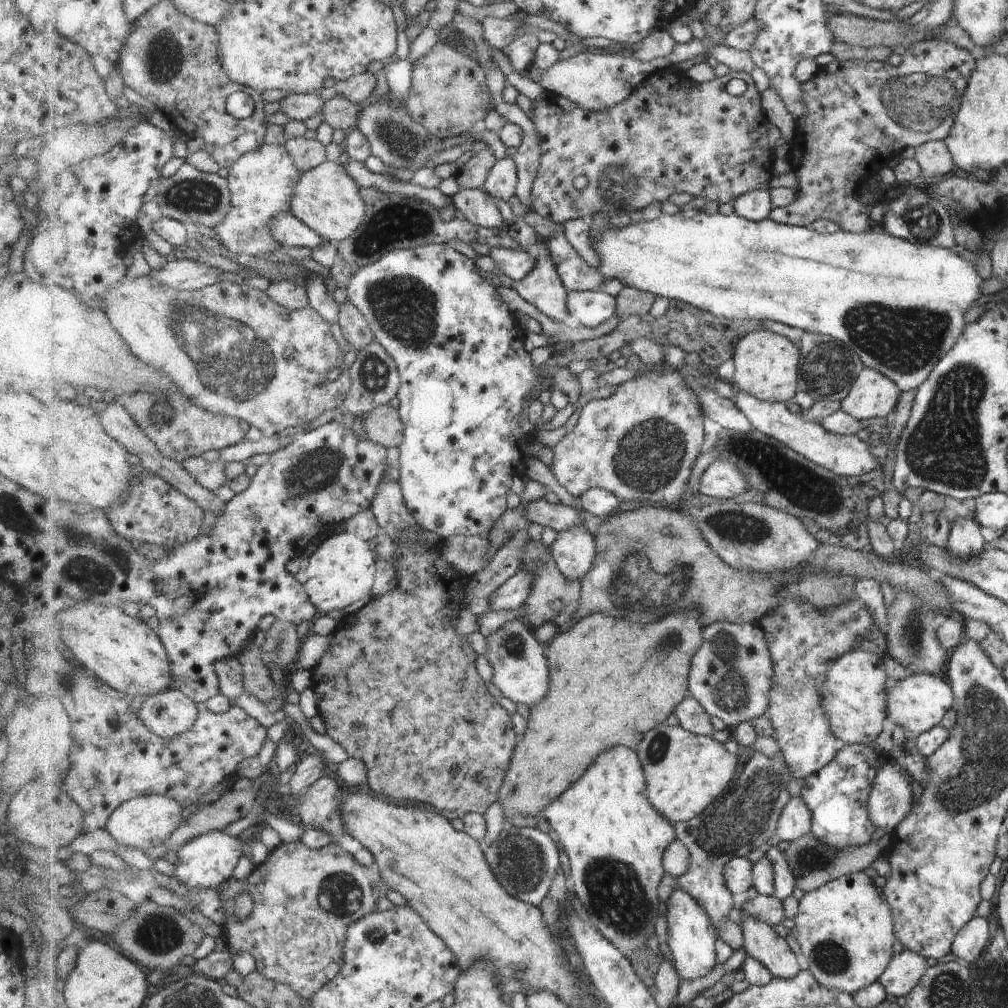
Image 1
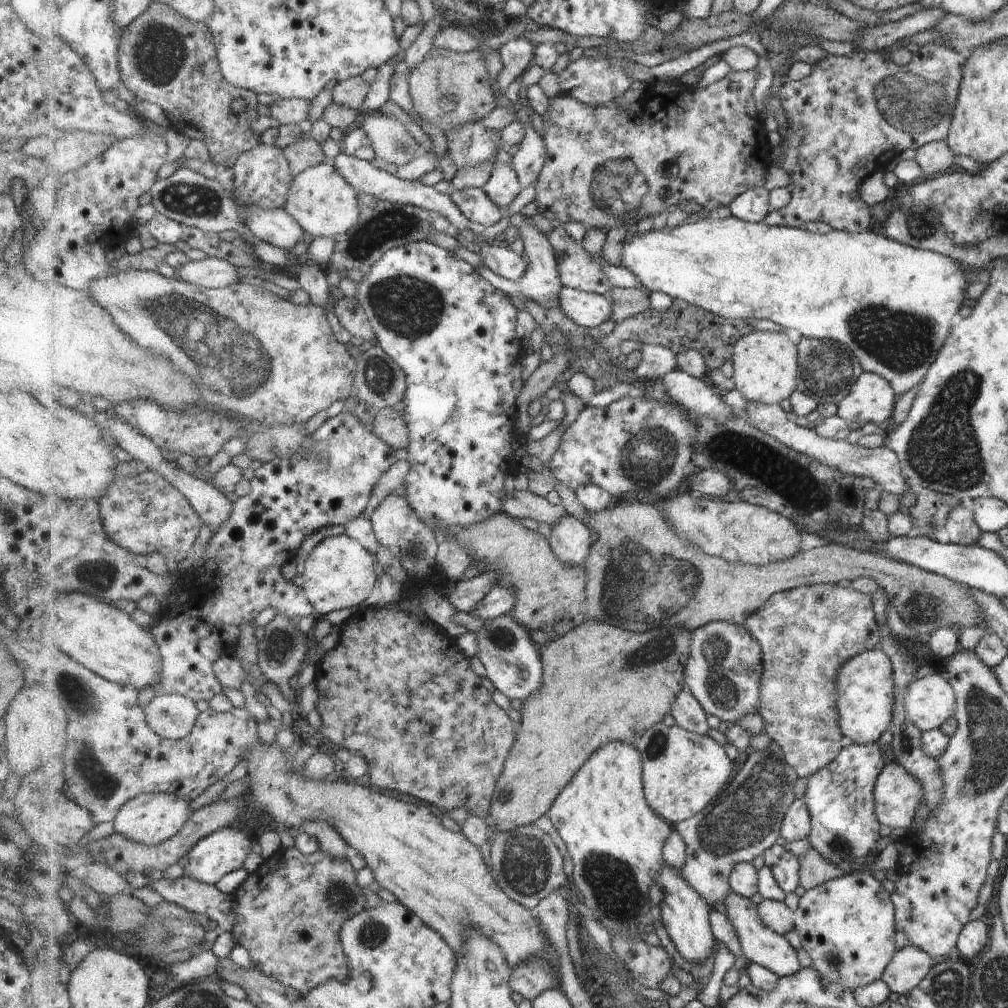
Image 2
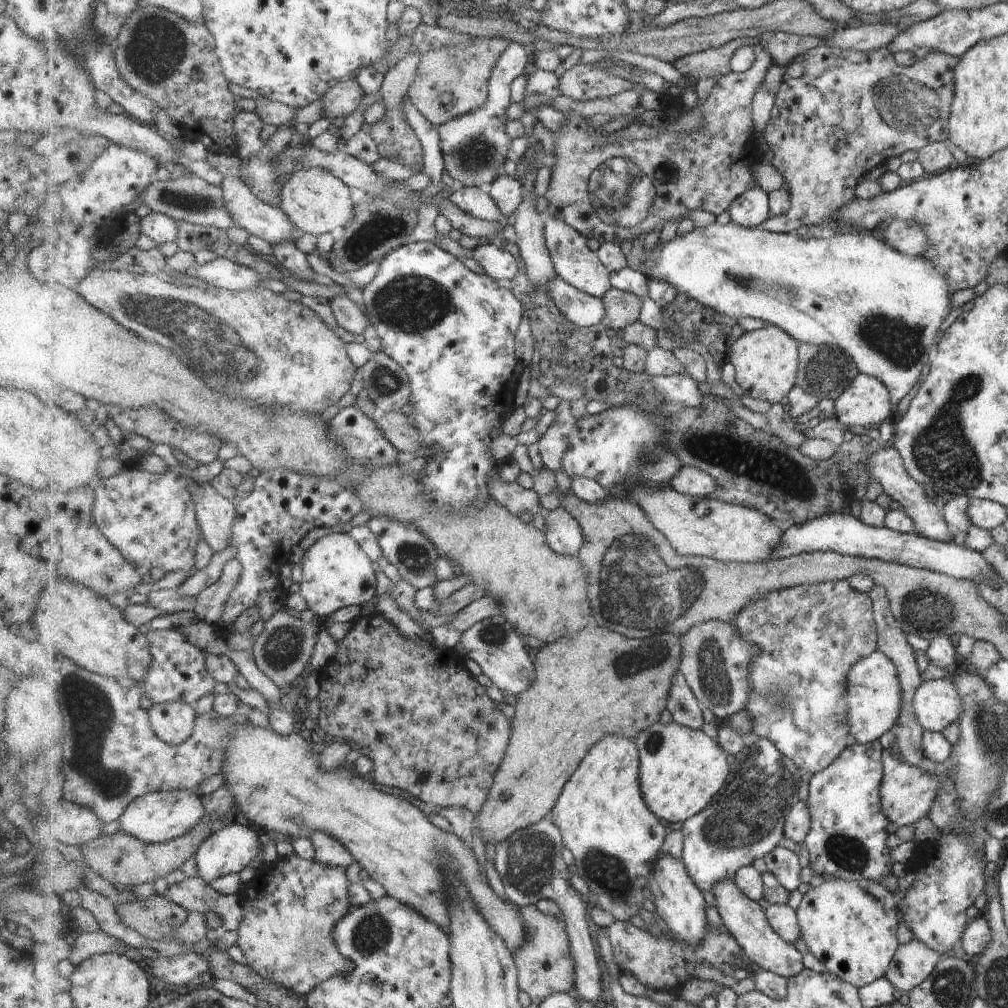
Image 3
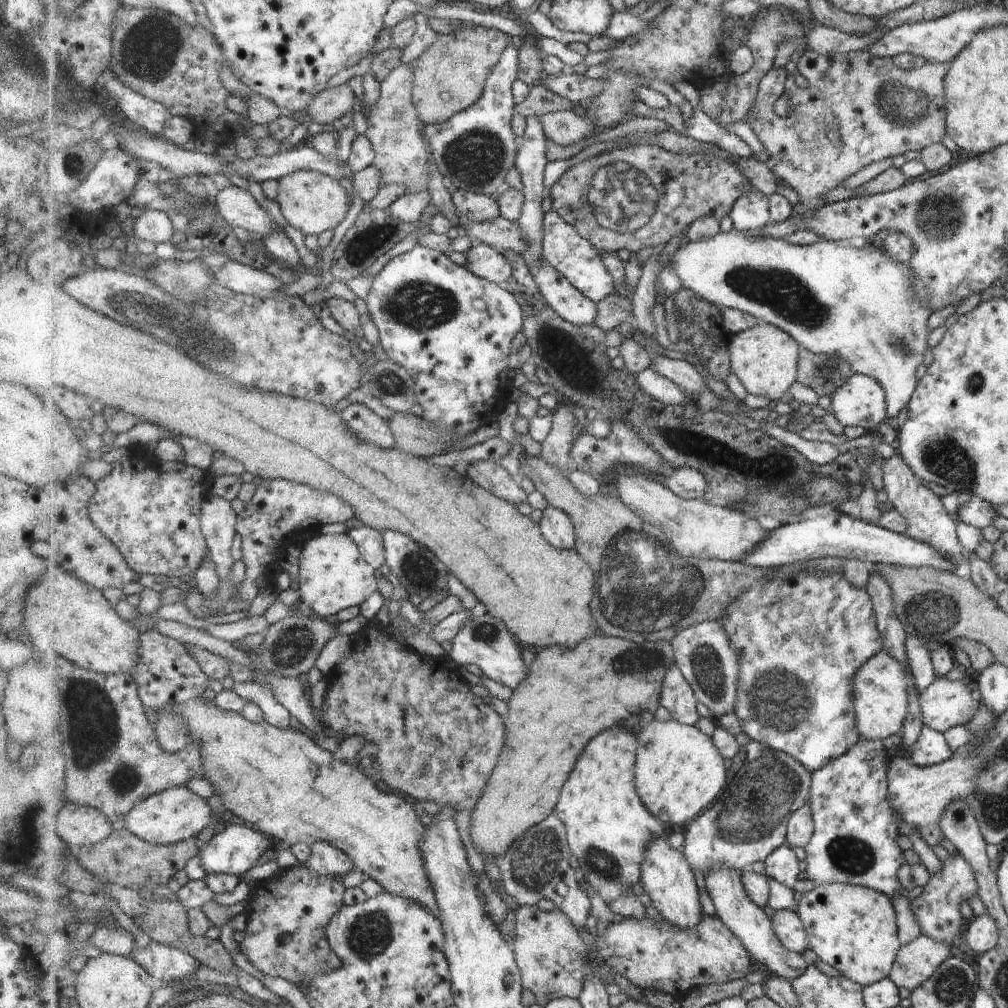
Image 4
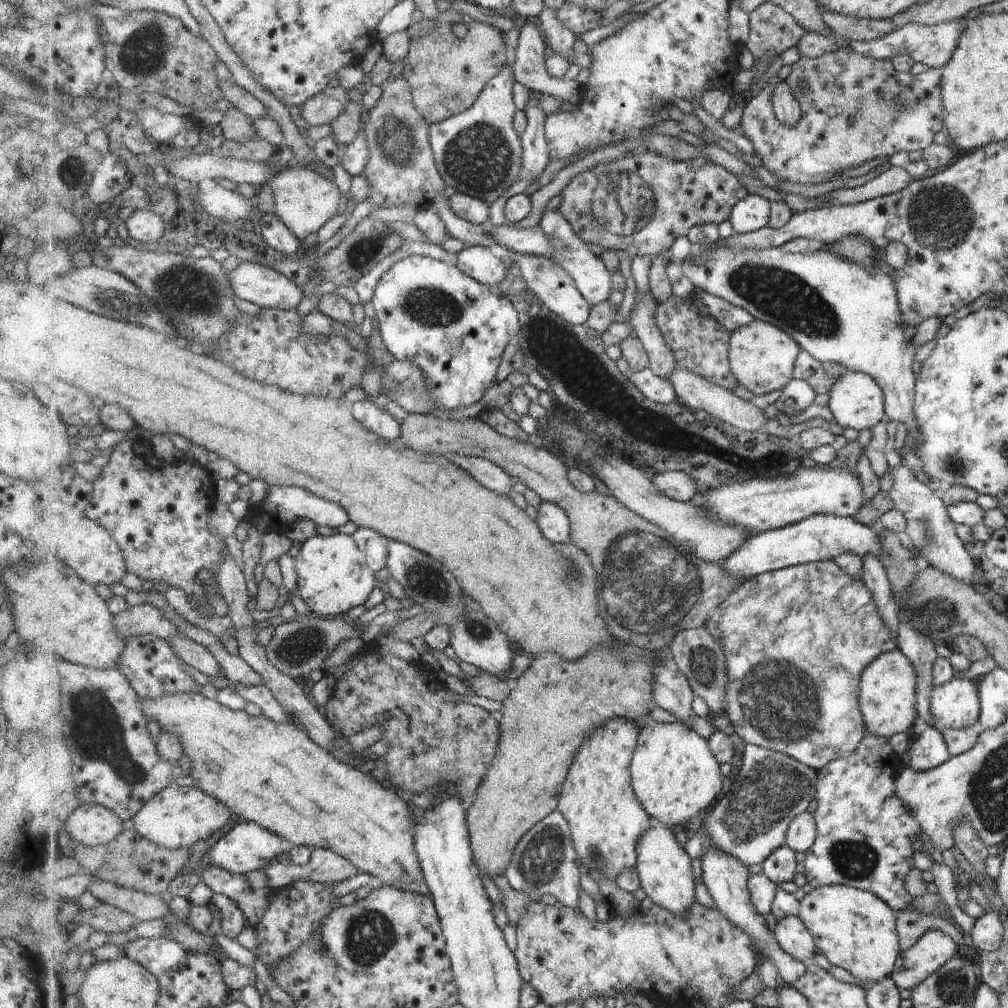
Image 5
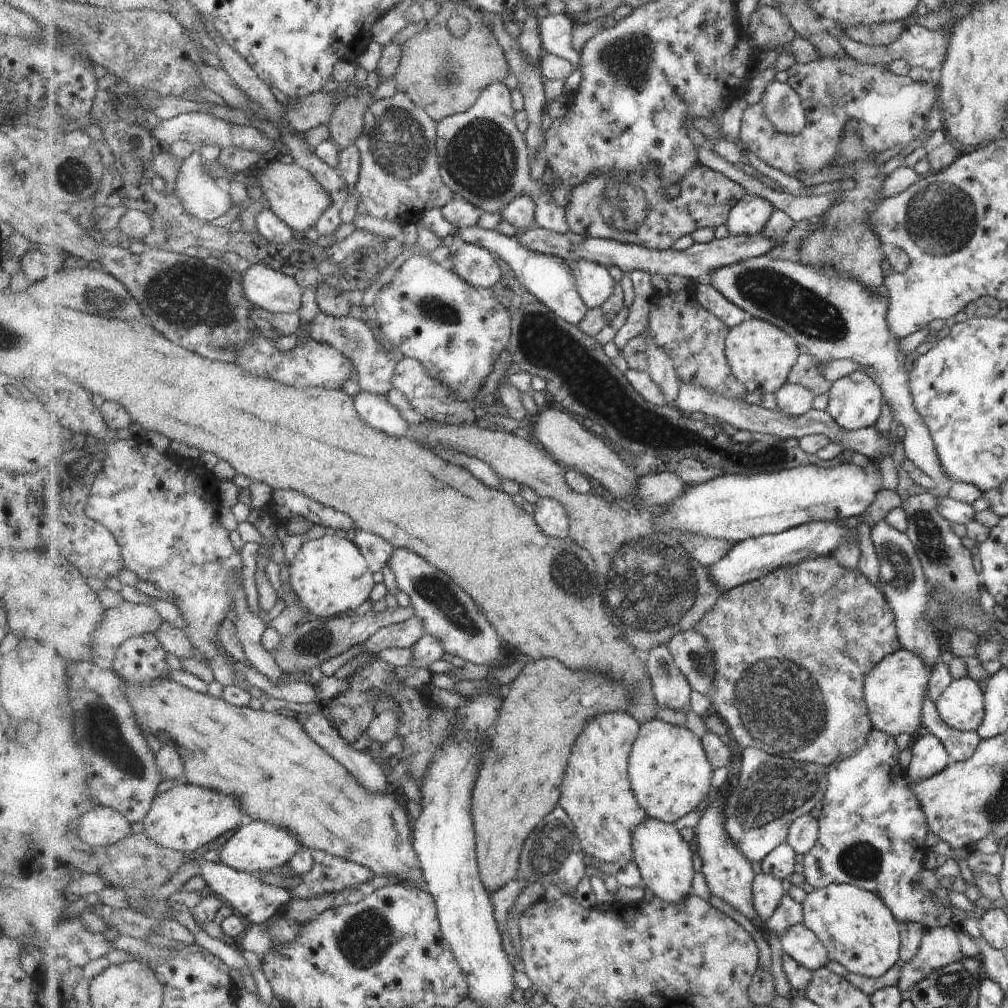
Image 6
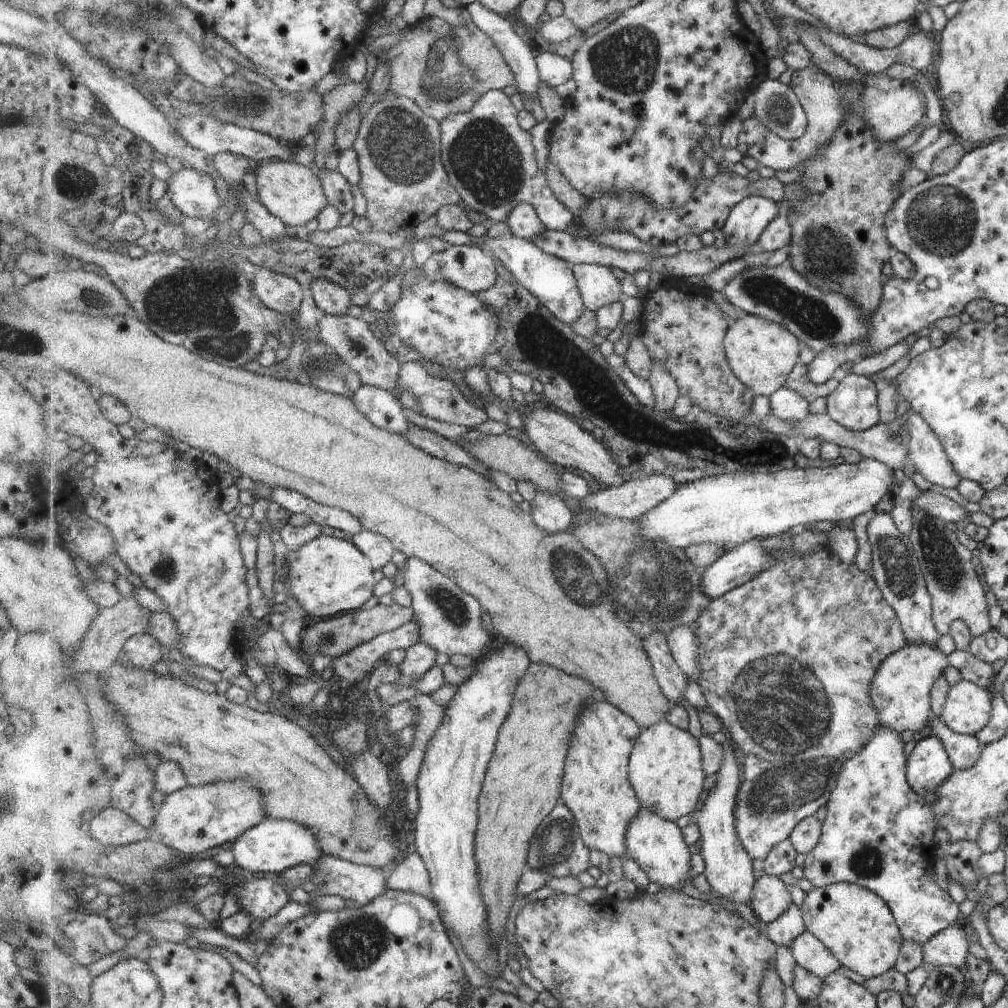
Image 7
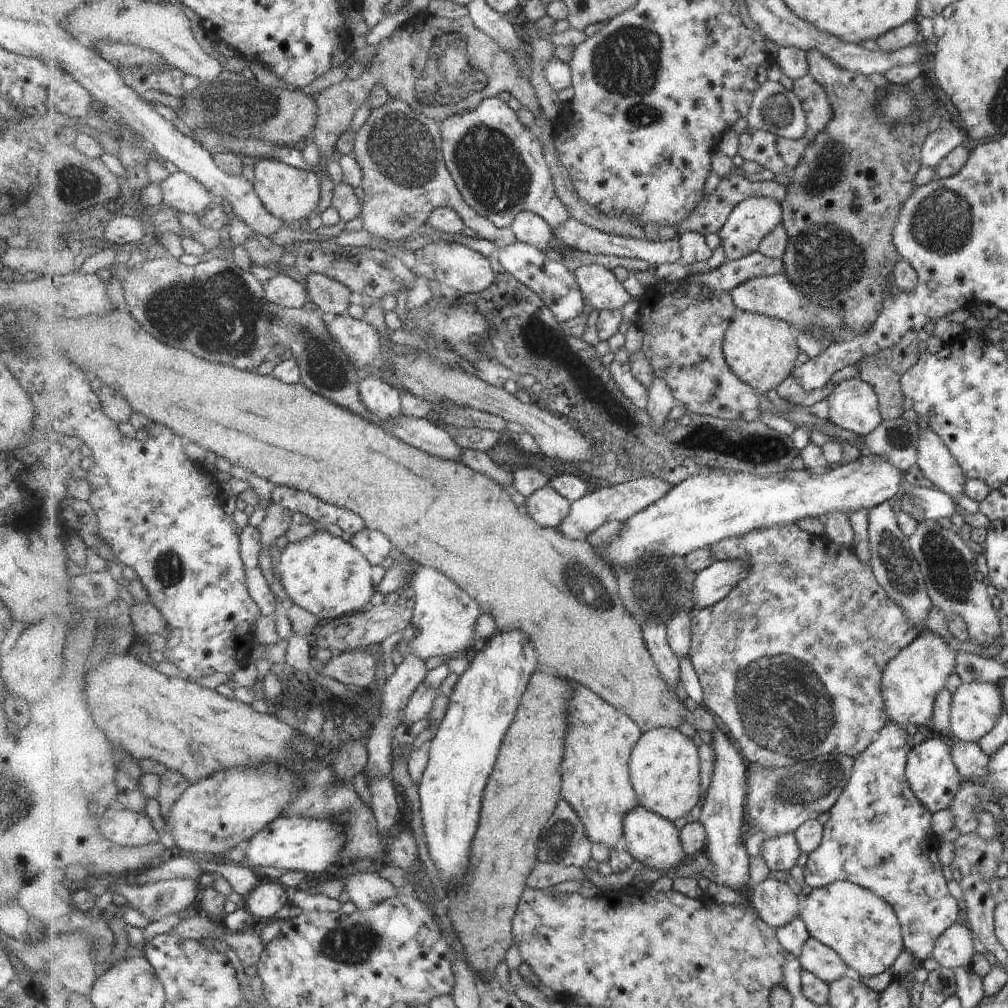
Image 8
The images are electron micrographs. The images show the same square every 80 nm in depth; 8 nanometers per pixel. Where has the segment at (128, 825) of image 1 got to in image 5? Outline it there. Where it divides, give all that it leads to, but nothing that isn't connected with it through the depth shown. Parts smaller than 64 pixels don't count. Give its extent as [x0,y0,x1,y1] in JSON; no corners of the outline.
[133,786,233,849]

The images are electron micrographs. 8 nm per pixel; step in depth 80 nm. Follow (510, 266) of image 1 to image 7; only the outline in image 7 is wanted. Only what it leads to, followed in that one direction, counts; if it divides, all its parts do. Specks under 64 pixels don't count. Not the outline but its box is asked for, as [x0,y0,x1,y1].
[437,245,498,293]

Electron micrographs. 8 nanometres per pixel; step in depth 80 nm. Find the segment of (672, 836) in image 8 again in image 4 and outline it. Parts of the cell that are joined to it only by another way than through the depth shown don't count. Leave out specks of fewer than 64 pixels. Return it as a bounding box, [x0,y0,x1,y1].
[642,838,704,930]

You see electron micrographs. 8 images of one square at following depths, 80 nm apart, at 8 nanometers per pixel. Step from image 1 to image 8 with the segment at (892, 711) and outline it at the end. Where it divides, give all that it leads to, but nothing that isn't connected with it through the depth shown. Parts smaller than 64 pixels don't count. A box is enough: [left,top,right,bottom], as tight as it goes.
[950,682,1005,743]

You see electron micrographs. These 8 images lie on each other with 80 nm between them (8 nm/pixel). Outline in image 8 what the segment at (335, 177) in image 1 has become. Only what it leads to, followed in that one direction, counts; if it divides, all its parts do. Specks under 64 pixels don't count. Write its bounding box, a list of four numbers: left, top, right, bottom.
[252,158,321,222]

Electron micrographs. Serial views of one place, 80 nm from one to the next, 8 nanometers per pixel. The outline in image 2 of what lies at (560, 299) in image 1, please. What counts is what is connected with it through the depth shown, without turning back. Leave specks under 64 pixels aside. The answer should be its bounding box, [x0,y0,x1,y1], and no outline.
[475,216,563,311]

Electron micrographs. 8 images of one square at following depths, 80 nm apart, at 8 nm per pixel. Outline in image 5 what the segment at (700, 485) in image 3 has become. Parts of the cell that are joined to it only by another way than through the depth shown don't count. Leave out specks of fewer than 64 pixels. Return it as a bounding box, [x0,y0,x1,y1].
[651,468,863,535]

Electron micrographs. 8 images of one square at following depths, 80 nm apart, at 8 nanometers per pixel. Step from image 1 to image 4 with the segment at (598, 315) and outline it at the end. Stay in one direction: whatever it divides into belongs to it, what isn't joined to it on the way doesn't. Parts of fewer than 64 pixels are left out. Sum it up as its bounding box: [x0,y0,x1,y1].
[527,259,598,325]

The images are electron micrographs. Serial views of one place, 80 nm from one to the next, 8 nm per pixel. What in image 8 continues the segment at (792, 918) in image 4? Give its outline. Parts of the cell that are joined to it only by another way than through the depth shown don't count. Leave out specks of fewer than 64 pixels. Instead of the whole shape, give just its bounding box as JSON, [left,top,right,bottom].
[798,937,850,985]

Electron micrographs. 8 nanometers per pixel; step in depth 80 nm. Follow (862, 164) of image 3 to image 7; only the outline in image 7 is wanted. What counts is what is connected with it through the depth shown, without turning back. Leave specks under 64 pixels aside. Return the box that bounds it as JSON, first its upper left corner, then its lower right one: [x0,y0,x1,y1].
[737,66,925,170]

